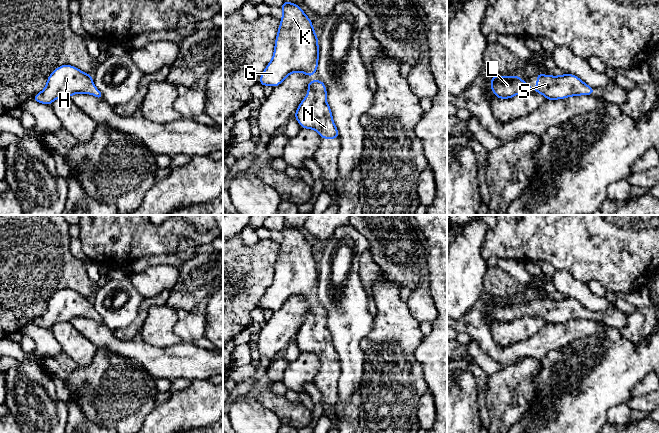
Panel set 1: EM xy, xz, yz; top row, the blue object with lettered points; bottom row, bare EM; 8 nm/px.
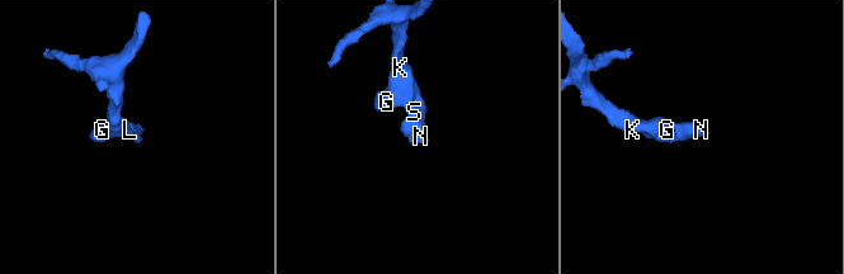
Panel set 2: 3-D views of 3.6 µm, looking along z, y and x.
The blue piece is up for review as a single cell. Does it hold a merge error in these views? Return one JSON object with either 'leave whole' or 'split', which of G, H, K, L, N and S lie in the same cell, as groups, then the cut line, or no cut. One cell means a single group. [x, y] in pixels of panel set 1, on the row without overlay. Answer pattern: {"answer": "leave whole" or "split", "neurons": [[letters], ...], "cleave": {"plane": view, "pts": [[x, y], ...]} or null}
{"answer": "leave whole", "neurons": [["G", "H", "K", "L", "N", "S"]], "cleave": null}

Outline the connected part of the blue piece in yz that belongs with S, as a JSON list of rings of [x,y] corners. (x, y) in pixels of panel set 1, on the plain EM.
[[[537,297],[537,310],[534,314],[527,306],[523,306],[519,300],[502,301],[493,299],[490,313],[494,316],[497,322],[508,323],[525,315],[532,314],[533,316],[543,318],[547,324],[556,324],[578,319],[592,319],[594,313],[586,309],[581,303],[572,298],[564,298],[561,300],[549,300]]]

